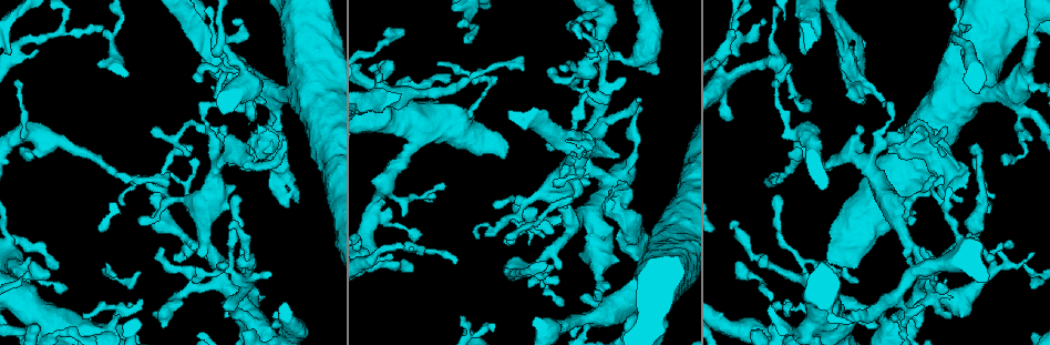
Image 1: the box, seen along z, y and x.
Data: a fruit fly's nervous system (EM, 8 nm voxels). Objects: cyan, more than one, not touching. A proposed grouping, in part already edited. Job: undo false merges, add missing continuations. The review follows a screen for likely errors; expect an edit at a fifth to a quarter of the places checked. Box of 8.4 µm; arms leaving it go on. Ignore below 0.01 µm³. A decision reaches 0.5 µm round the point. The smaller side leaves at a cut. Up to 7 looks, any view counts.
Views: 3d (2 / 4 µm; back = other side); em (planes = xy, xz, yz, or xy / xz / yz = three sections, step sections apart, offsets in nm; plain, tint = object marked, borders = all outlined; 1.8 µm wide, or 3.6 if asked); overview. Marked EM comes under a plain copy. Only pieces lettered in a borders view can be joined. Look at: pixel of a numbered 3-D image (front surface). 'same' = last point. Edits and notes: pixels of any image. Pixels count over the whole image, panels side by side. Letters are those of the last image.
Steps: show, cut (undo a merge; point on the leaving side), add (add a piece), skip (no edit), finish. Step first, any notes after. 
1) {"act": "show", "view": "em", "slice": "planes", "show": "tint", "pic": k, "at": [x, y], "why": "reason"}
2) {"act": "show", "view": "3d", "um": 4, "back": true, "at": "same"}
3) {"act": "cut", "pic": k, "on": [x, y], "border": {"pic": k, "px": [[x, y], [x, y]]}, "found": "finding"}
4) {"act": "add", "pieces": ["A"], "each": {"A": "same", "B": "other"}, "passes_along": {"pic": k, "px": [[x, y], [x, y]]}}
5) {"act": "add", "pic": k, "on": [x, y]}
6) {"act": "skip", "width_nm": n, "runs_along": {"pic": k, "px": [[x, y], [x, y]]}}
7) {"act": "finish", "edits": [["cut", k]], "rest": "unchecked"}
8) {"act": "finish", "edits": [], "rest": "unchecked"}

{"act": "show", "view": "em", "slice": "xz", "step": 4, "show": "borders", "pic": 1, "at": [618, 157]}

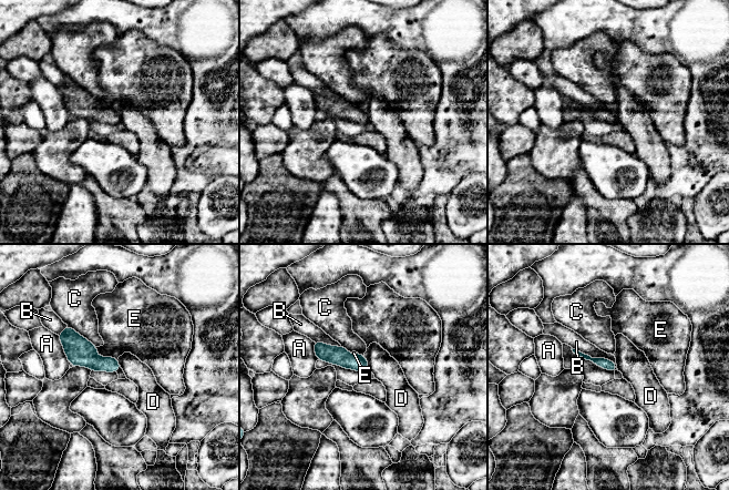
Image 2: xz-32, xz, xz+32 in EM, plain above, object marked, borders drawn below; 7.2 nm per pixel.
{"act": "show", "view": "em", "slice": "planes", "show": "borders", "at": "same", "why": "another direction"}

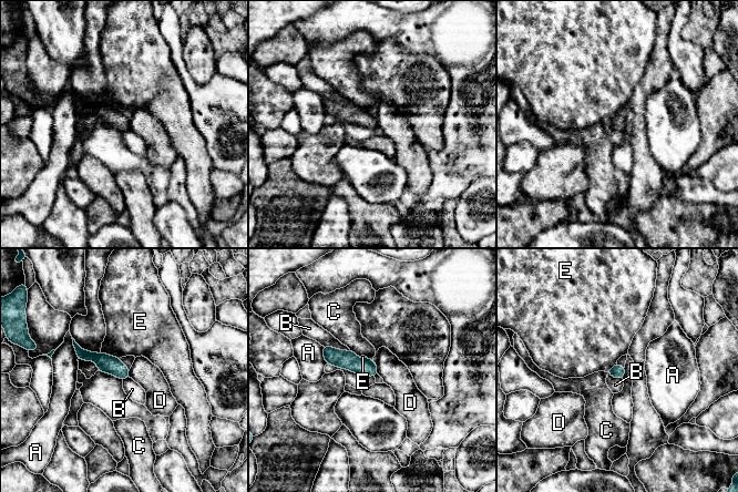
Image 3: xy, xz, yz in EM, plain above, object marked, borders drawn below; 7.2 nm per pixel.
{"act": "skip", "each": {"A": "other", "B": "other", "C": "other", "D": "other", "E": "other"}, "border": {"pic": 3, "px": [[323, 345], [349, 350]]}, "found": "no lettered piece goes on from it"}

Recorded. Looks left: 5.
{"act": "show", "view": "3d", "um": 2, "pic": 1, "at": [114, 29], "why": "sudden change in width"}

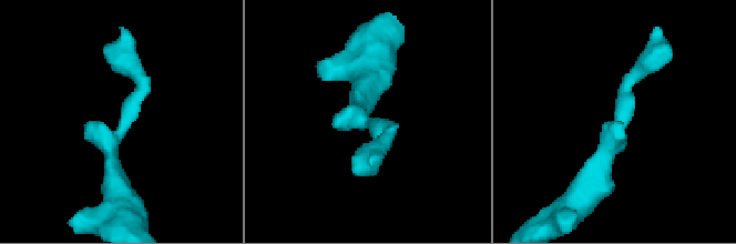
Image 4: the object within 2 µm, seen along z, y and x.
{"act": "show", "view": "em", "um": 3.6, "slice": "planes", "show": "tint", "pic": 4, "at": [372, 122], "why": "now the EM"}

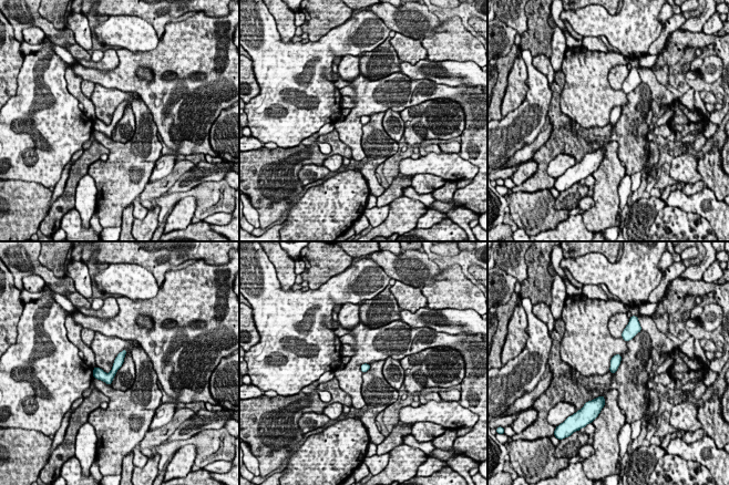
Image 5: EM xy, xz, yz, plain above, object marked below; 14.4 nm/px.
{"act": "show", "view": "em", "um": 3.6, "slice": "planes", "show": "borders", "at": "same"}

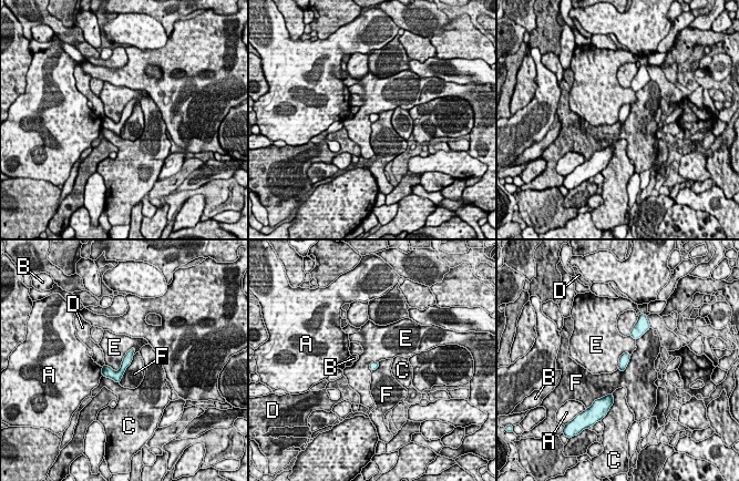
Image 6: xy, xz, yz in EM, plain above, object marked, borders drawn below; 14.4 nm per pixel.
{"act": "skip", "width_nm": 120, "each": {"A": "other", "B": "other", "C": "other", "D": "other", "E": "other", "F": "other"}, "border": {"pic": 6, "px": [[135, 347], [117, 370], [105, 365]]}, "found": "all the same neuron"}

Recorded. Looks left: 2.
{"act": "show", "view": "3d", "um": 4, "pic": 1, "at": [969, 172], "why": "stops while still wide"}

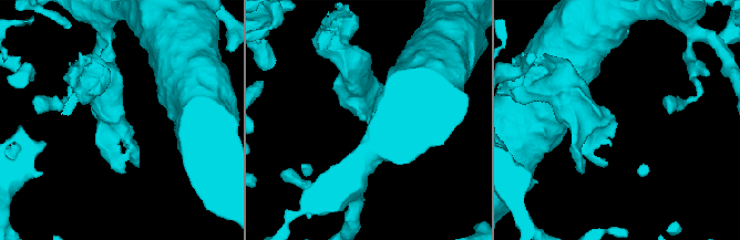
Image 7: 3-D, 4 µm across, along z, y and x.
{"act": "show", "view": "em", "slice": "planes", "show": "borders", "pic": 7, "at": [368, 120]}

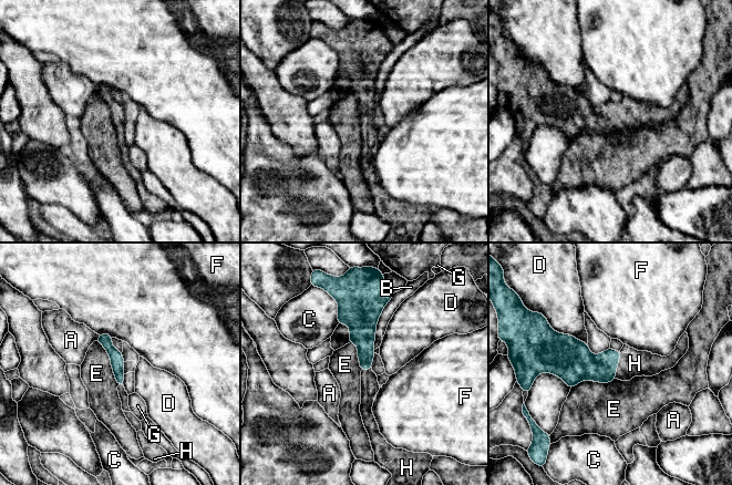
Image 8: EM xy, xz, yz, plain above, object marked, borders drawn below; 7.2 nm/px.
{"act": "add", "pieces": ["H"], "each": {"A": "other", "B": "other", "C": "other", "D": "other", "E": "other", "F": "other", "G": "other", "H": "same"}, "found": "it goes on there"}

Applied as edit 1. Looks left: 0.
{"act": "finish", "edits": [["add", 8]], "rest": "unchecked"}

